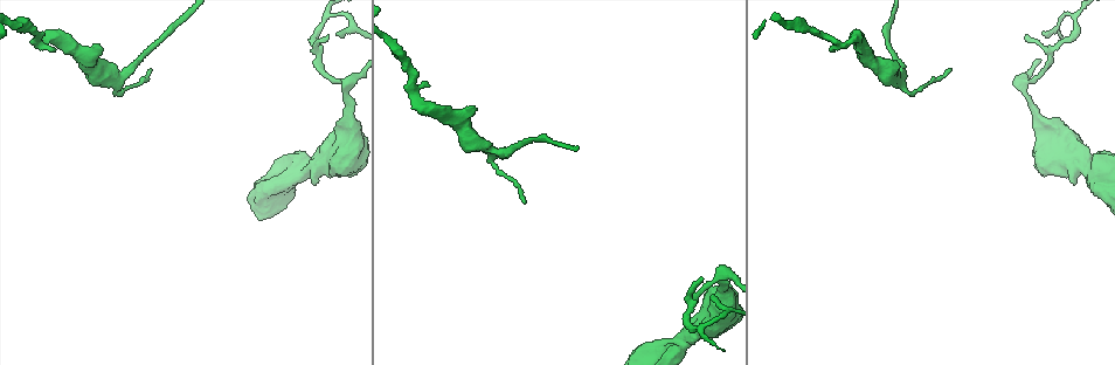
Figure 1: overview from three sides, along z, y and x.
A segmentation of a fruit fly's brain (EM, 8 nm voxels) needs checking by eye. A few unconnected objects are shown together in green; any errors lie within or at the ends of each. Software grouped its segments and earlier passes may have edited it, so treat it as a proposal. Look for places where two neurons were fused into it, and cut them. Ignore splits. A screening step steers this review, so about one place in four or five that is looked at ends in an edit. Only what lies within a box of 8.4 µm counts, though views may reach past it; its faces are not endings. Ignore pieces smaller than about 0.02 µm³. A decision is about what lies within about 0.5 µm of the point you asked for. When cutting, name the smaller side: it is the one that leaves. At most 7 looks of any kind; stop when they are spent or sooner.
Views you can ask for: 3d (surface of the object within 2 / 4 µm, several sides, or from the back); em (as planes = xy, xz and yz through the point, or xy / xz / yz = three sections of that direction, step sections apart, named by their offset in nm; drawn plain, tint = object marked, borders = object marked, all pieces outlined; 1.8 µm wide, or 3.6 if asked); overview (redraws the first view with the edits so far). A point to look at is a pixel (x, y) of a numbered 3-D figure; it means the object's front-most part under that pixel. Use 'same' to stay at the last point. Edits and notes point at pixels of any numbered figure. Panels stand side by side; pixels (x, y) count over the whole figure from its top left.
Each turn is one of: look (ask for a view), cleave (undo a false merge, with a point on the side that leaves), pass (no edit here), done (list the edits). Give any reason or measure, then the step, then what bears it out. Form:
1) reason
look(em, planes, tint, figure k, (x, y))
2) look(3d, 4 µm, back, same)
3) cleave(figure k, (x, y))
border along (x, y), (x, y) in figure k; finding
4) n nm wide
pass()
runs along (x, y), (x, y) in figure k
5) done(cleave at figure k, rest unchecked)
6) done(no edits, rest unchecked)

three arms meet
look(em, xy, step 8, tint, figure 1, (720, 276))

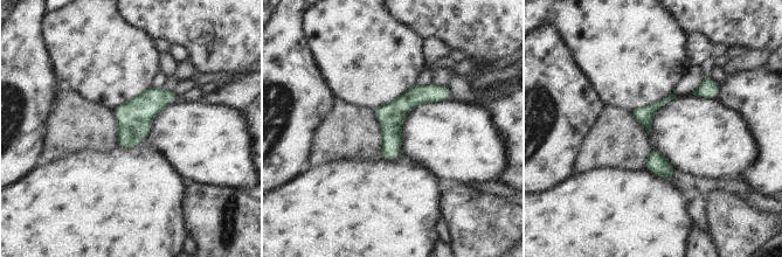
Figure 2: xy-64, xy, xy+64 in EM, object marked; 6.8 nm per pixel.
another direction
look(em, planes, tint, same)

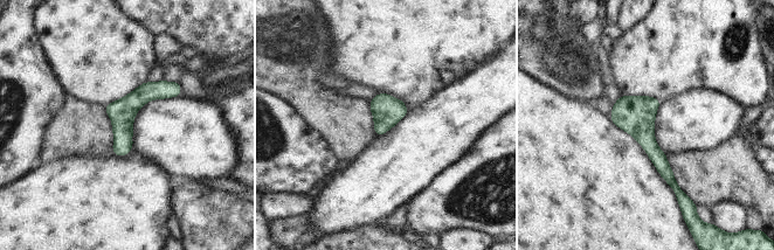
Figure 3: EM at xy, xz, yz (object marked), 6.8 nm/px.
180 nm wide
pass()
all the same neuron

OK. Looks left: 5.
sharp bend
look(3d, 4 µm, figure 1, (696, 328))

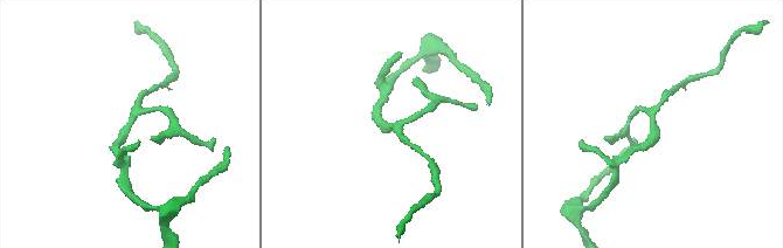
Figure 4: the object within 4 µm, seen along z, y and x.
3 arms
look(em, yz, step 4, tint, figure 4, (135, 116))

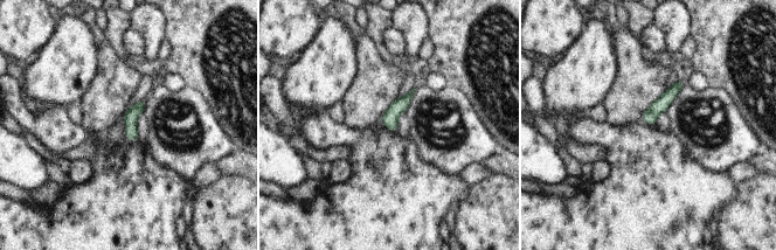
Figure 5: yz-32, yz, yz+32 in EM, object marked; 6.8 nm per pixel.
look(em, planes, tint, same)

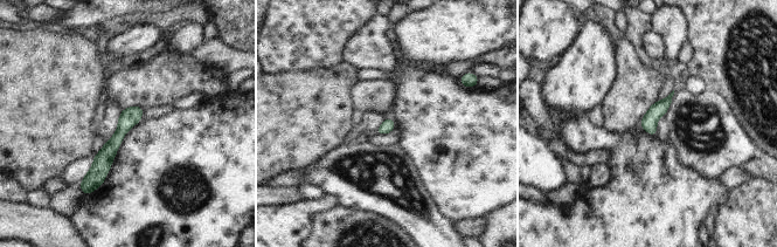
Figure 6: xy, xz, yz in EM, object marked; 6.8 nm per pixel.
pass()
runs along (140, 110), (122, 129), (89, 185) in figure 6; continuous, no second neuron

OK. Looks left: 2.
done(no edits, rest unchecked)

